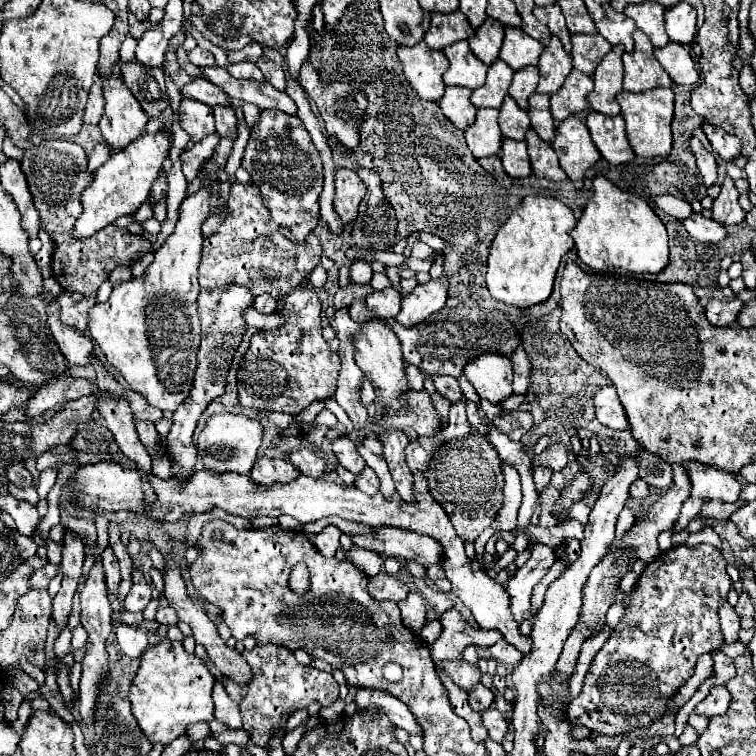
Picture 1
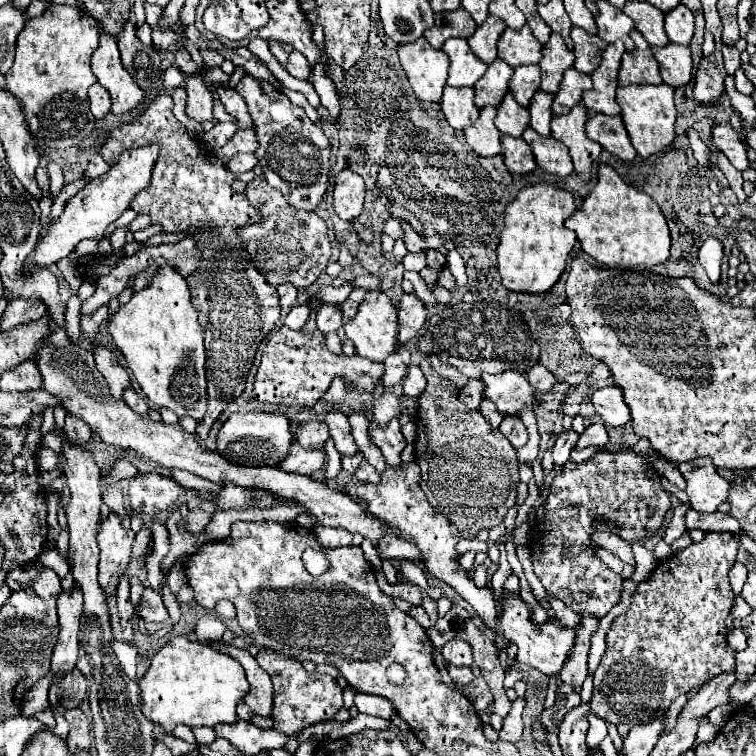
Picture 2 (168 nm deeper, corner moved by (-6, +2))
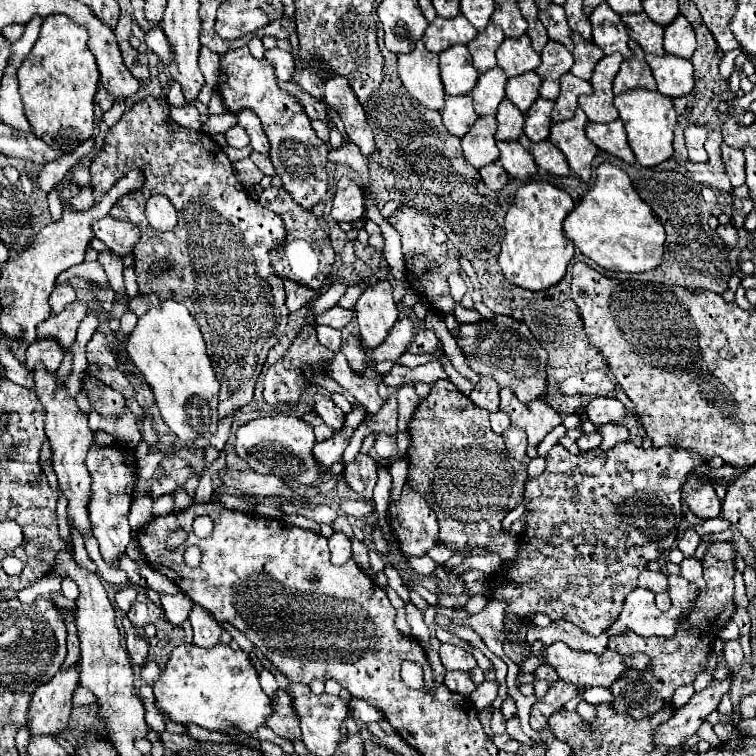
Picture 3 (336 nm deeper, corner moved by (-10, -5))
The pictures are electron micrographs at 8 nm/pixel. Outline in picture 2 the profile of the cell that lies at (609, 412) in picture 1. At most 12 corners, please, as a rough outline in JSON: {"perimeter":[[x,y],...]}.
{"perimeter":[[617,385],[591,395],[595,411],[611,427],[631,421]]}

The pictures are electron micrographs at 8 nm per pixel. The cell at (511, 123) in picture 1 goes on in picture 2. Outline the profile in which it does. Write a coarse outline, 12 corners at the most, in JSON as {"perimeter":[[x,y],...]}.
{"perimeter":[[507,93],[497,109],[495,127],[521,137],[529,111]]}

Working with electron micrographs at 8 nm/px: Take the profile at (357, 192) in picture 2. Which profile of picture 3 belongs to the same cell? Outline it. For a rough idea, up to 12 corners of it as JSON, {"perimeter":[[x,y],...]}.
{"perimeter":[[351,178],[337,182],[335,222],[355,222],[365,212],[363,190]]}

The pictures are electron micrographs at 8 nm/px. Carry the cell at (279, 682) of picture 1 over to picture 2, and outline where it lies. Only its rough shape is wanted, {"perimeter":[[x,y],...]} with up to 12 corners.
{"perimeter":[[261,649],[275,731],[333,719],[343,689],[301,661]]}

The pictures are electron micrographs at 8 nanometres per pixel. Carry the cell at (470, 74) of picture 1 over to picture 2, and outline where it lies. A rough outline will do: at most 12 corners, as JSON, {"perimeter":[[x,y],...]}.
{"perimeter":[[447,39],[447,85],[473,87],[489,67],[467,39]]}

